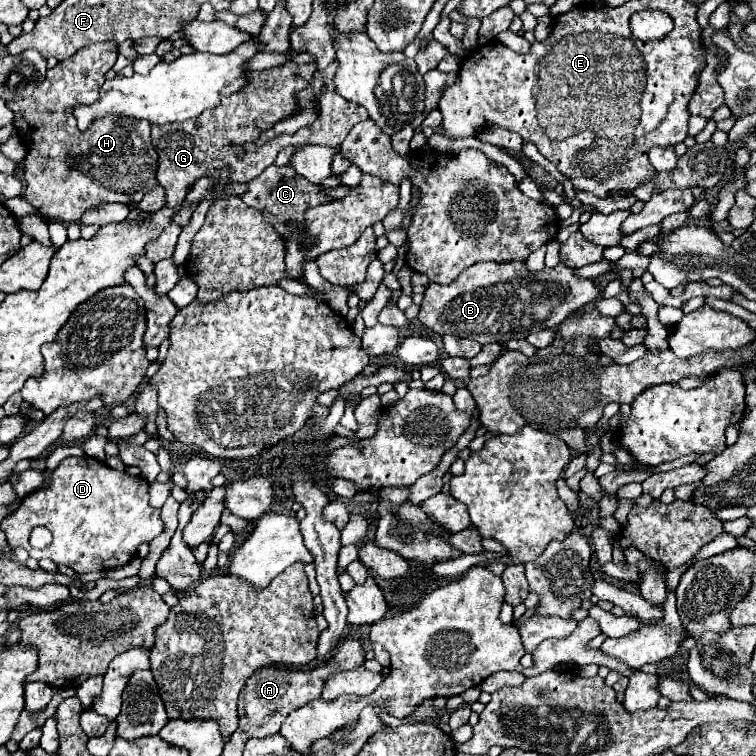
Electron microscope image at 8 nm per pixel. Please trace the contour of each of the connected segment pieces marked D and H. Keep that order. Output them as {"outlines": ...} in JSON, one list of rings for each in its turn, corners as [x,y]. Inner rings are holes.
{"outlines":[[[[66,458],[52,472],[52,486],[46,490],[36,490],[28,494],[18,510],[2,520],[2,530],[12,548],[22,546],[32,558],[50,558],[54,564],[70,566],[76,572],[100,572],[112,570],[128,564],[142,542],[152,542],[156,536],[164,532],[164,522],[160,518],[160,510],[148,504],[148,482],[142,476],[130,476],[128,472],[118,472],[96,458]],[[44,526],[52,532],[54,540],[44,550],[34,550],[28,542],[32,528]]],[[[98,42],[92,46],[84,46],[76,56],[58,62],[54,68],[46,72],[44,82],[34,88],[30,98],[6,102],[12,110],[12,124],[18,130],[20,140],[24,142],[28,154],[24,162],[24,180],[26,188],[22,198],[30,202],[44,218],[60,220],[60,222],[78,222],[80,216],[92,208],[108,202],[120,204],[136,204],[142,196],[156,186],[156,170],[158,170],[158,154],[150,142],[150,126],[148,122],[136,122],[136,118],[98,118],[88,126],[88,130],[80,132],[76,126],[76,118],[72,110],[78,104],[92,104],[98,100],[98,82],[104,82],[106,72],[114,66],[118,58],[116,42]]]]}

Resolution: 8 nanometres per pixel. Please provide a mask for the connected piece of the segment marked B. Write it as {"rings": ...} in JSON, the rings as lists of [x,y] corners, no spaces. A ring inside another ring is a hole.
{"rings":[[[476,262],[448,286],[430,284],[426,288],[418,320],[440,336],[452,334],[458,338],[472,338],[480,344],[500,338],[502,342],[508,342],[512,338],[526,338],[532,332],[556,328],[572,310],[580,310],[584,304],[596,298],[614,298],[622,290],[618,278],[600,294],[588,278],[576,276],[574,270],[564,264],[544,268],[540,272],[528,272],[524,262],[492,262],[492,284],[484,286],[484,274],[488,270],[486,266],[488,264]],[[492,300],[496,300],[498,306],[492,306]]]}

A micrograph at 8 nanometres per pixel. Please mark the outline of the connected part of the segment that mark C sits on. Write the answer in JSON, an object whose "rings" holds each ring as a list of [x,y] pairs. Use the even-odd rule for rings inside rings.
{"rings":[[[268,166],[258,178],[254,178],[252,182],[248,182],[248,192],[242,196],[242,200],[258,210],[268,210],[270,214],[274,214],[280,222],[286,220],[304,220],[304,210],[308,210],[310,206],[318,206],[318,204],[326,204],[332,202],[332,198],[324,196],[320,190],[324,190],[322,186],[312,184],[310,180],[298,176],[290,166]]]}

